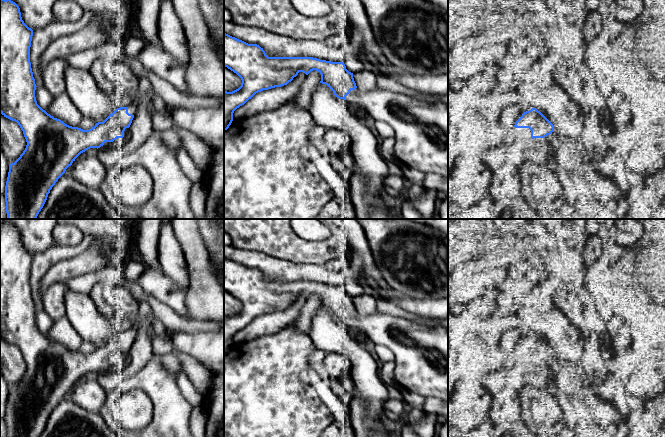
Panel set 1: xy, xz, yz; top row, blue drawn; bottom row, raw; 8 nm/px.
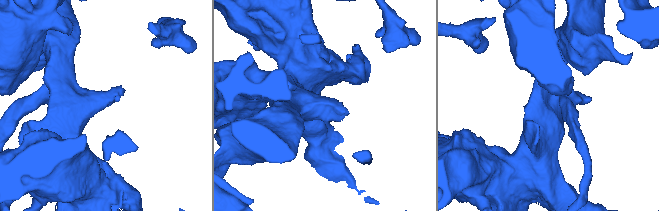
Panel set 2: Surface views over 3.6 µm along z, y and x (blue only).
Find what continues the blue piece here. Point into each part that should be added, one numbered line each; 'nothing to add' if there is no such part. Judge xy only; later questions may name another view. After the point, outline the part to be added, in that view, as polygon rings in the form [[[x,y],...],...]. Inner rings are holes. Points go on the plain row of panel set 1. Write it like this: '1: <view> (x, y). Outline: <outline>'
1: xy (132, 333). Outline: [[[130,328],[128,331],[128,337],[129,338],[132,338],[132,339],[135,339],[136,336],[137,336],[137,330],[133,329],[133,328]]]

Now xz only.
1: xz (421, 353). Outline: [[[374,313],[362,316],[351,314],[345,325],[360,332],[375,345],[388,347],[395,355],[395,379],[410,392],[425,398],[434,397],[448,402],[448,329],[428,327],[389,314]]]

